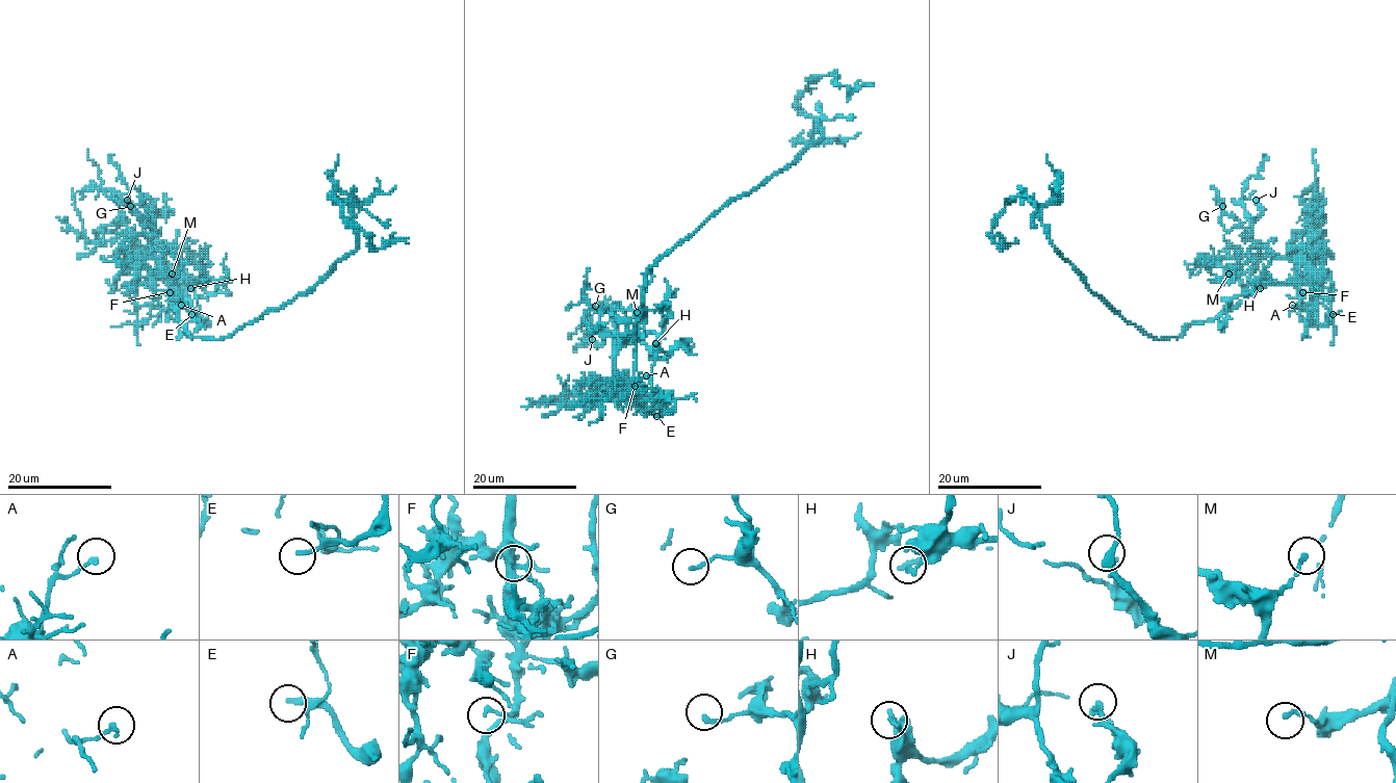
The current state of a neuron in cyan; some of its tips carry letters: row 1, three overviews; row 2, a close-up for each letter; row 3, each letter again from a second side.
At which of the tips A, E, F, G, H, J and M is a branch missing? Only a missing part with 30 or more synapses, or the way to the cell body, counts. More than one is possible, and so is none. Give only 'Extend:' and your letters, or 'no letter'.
Extend: E

